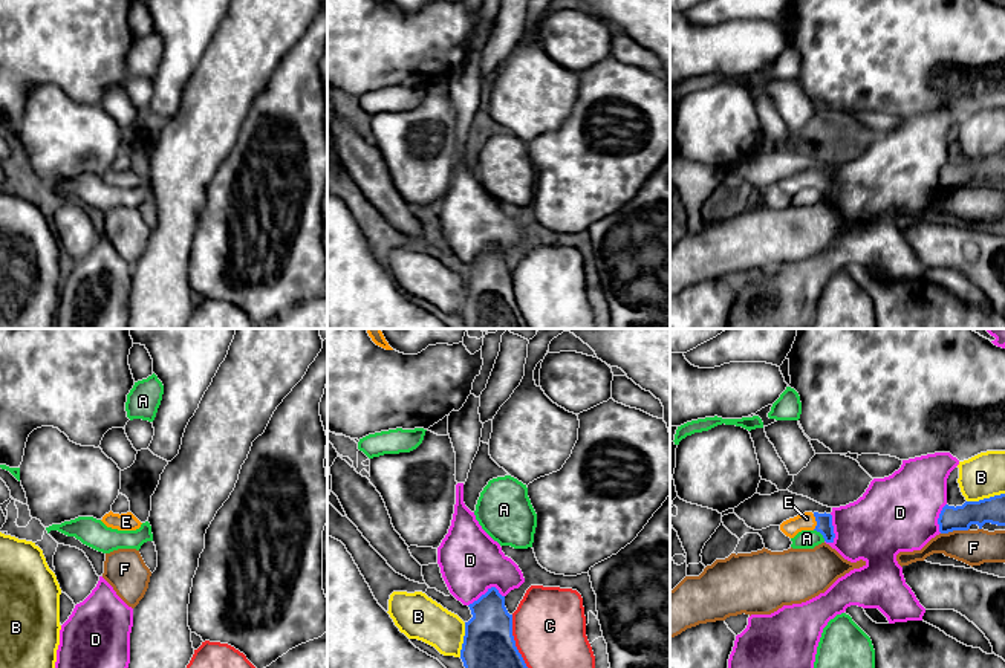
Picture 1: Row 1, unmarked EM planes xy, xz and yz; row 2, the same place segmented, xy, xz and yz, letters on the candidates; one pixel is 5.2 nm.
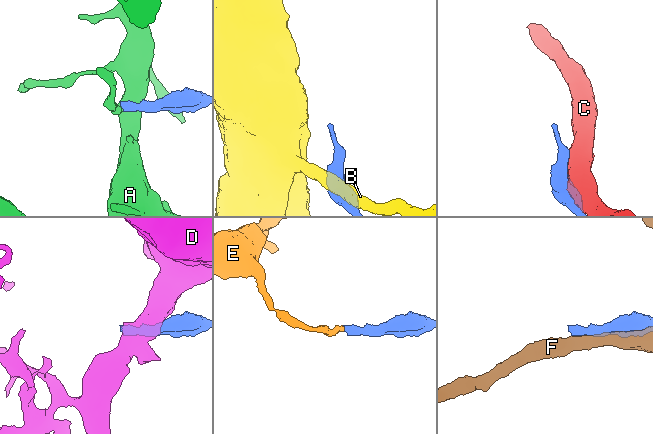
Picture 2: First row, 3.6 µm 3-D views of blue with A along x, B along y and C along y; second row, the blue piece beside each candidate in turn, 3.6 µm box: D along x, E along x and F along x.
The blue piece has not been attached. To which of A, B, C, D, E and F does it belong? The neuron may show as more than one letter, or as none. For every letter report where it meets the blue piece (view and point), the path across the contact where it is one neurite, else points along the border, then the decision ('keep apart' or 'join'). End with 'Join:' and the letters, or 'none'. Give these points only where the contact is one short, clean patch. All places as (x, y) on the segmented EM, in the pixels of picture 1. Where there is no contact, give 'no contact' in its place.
A: contact yz (820, 532); border yz (814, 529), (825, 540); keep apart
B: contact yz (985, 499); border yz (1004, 492), (967, 502); keep apart
C: contact xz (514, 641); keep apart
D: contact xz (487, 592); keep apart
E: contact yz (816, 520); way yz (825, 526), (816, 520), (805, 522); join
F: contact yz (955, 529); keep apart
Join: E

